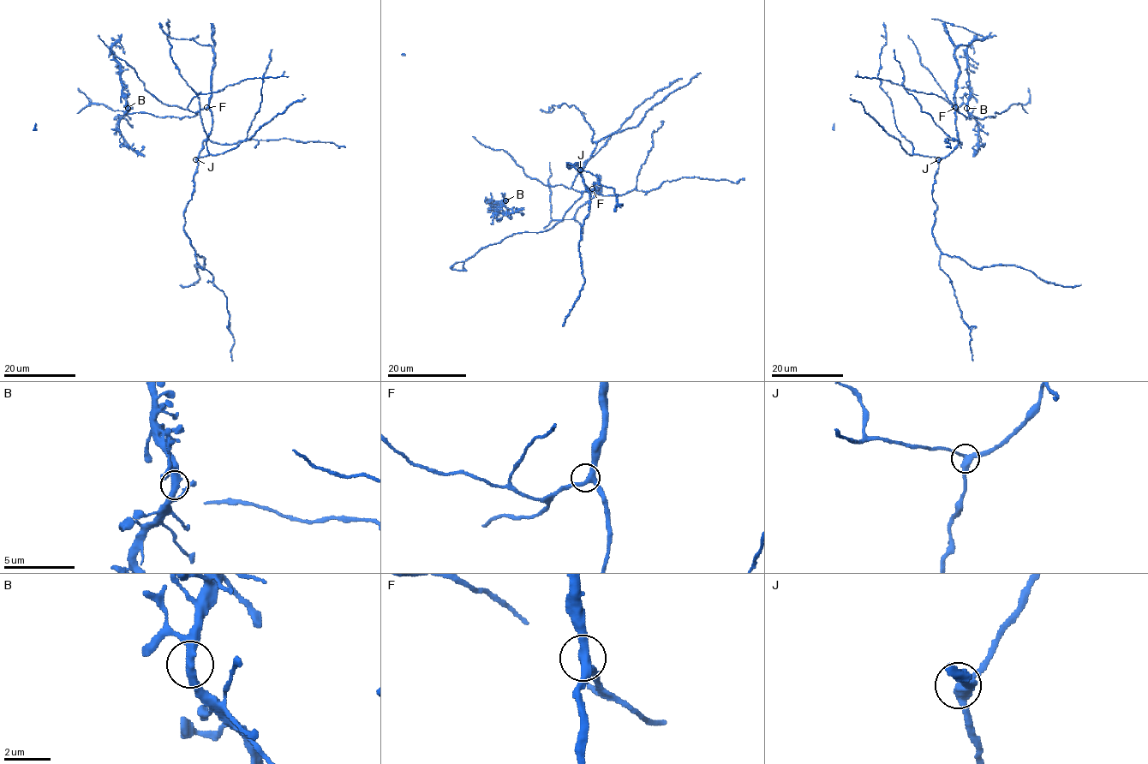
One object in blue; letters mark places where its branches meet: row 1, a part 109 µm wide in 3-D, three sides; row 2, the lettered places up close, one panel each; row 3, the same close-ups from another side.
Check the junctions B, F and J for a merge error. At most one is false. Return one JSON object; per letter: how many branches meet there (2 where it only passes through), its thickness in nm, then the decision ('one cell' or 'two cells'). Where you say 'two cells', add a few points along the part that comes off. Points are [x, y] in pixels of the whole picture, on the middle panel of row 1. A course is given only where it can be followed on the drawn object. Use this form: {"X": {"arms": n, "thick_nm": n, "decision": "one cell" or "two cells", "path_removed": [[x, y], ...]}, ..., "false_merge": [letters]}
{"B": {"arms": 3, "thick_nm": 360, "decision": "one cell"}, "F": {"arms": 3, "thick_nm": 320, "decision": "one cell"}, "J": {"arms": 3, "thick_nm": 360, "decision": "one cell"}, "false_merge": []}

